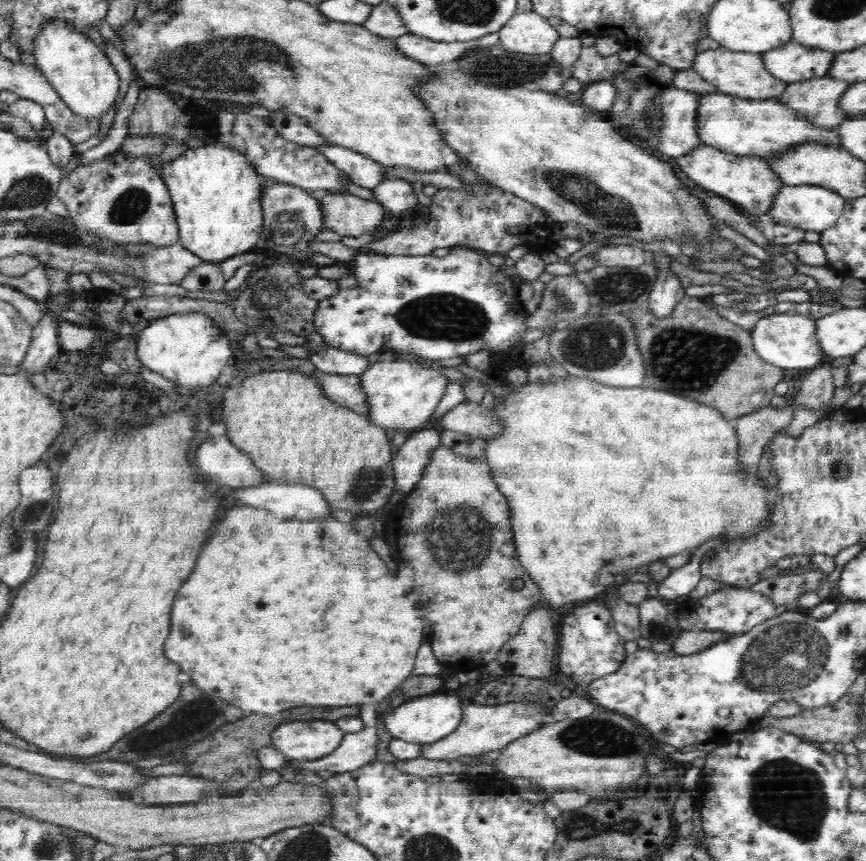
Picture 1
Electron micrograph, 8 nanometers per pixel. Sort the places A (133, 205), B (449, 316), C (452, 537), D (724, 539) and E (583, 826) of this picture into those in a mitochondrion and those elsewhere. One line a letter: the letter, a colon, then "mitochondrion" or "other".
A: mitochondrion
B: mitochondrion
C: mitochondrion
D: other
E: mitochondrion

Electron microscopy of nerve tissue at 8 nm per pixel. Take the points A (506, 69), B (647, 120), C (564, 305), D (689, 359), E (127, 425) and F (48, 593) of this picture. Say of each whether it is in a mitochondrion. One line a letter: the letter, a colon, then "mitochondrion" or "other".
A: mitochondrion
B: mitochondrion
C: mitochondrion
D: mitochondrion
E: other
F: other

